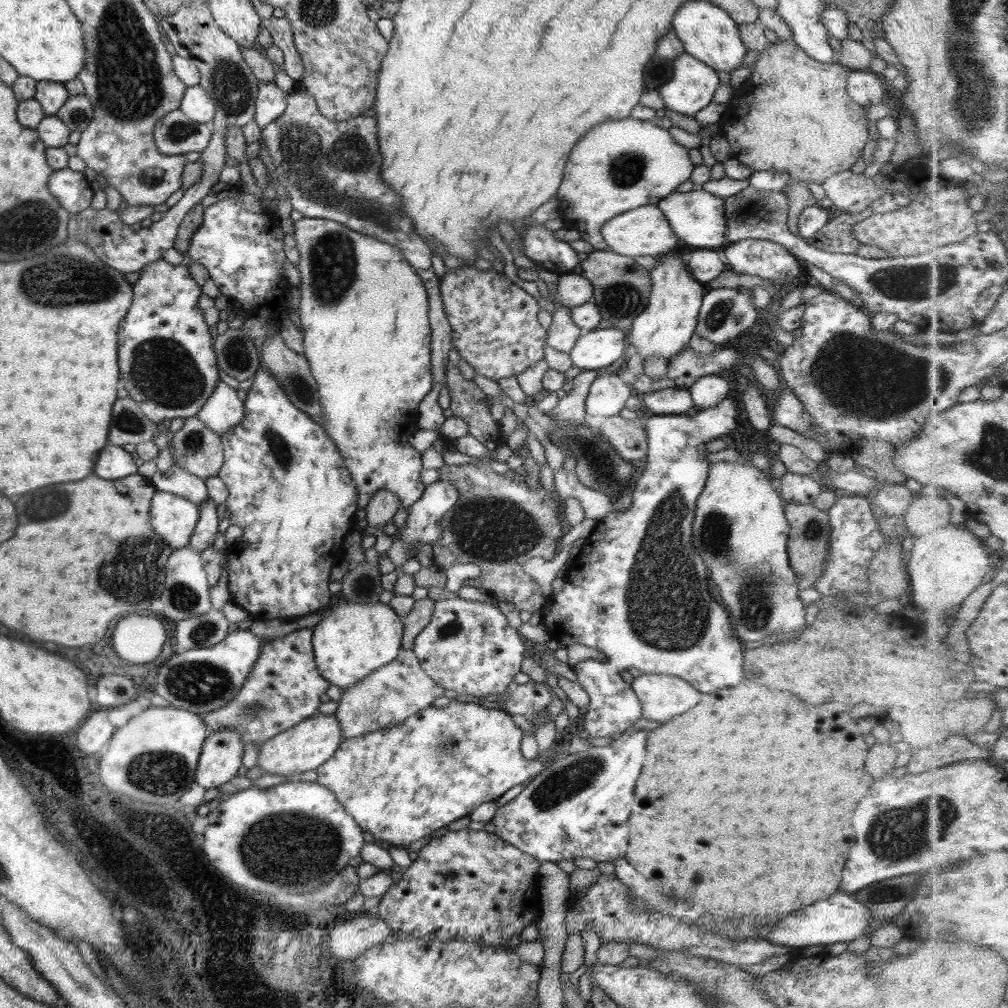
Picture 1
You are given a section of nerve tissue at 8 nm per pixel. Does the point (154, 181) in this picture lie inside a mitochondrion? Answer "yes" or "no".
no

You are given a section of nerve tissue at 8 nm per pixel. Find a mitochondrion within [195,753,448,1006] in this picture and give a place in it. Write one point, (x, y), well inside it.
(303, 851)

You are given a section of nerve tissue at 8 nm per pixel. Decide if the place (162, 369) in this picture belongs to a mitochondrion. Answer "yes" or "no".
yes

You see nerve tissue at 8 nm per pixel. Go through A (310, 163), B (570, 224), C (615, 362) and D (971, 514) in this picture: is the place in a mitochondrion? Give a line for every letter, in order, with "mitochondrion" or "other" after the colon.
A: mitochondrion
B: other
C: other
D: other

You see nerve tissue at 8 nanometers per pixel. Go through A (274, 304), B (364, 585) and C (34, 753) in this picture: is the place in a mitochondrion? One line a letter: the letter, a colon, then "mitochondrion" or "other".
A: other
B: mitochondrion
C: other

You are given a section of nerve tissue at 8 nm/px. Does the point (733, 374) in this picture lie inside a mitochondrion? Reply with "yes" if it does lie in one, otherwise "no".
no

